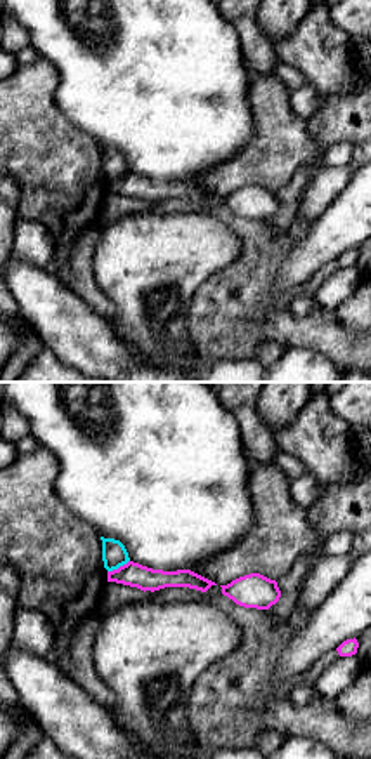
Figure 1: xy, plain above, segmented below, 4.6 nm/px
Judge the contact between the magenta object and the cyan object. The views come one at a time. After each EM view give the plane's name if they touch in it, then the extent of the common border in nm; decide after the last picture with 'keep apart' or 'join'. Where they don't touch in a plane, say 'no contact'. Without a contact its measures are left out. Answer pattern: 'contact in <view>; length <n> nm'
contact in xy; length 120 nm

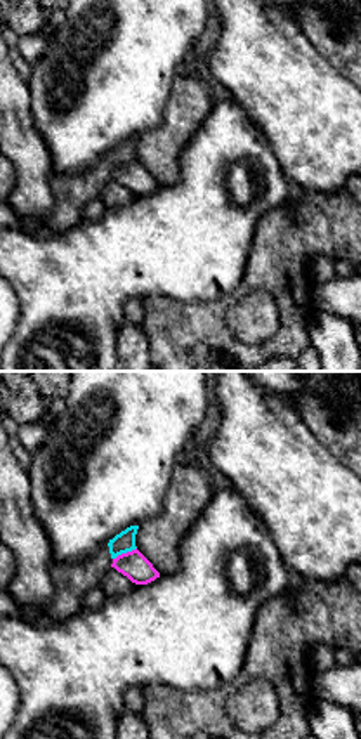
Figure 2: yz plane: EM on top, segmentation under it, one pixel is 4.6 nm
contact in yz; length 130 nm

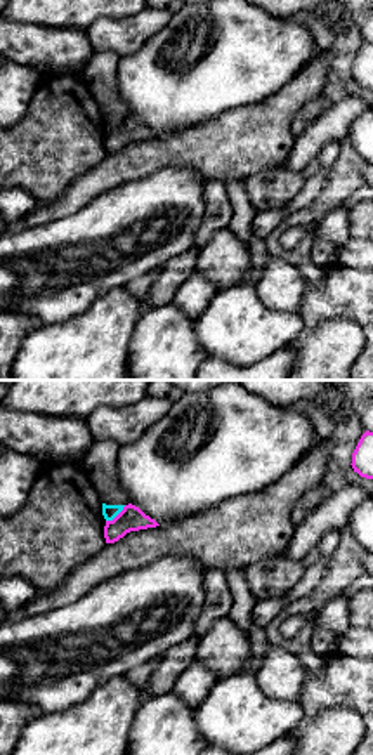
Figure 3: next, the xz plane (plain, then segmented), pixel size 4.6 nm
contact in xz; length 120 nm

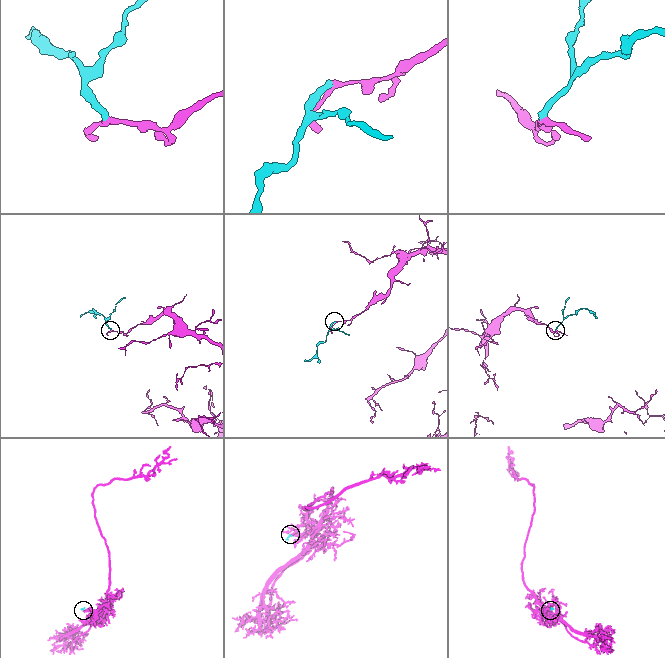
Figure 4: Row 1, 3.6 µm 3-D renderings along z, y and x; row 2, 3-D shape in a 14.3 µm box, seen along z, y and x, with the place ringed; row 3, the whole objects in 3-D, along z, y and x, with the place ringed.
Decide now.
keep apart

